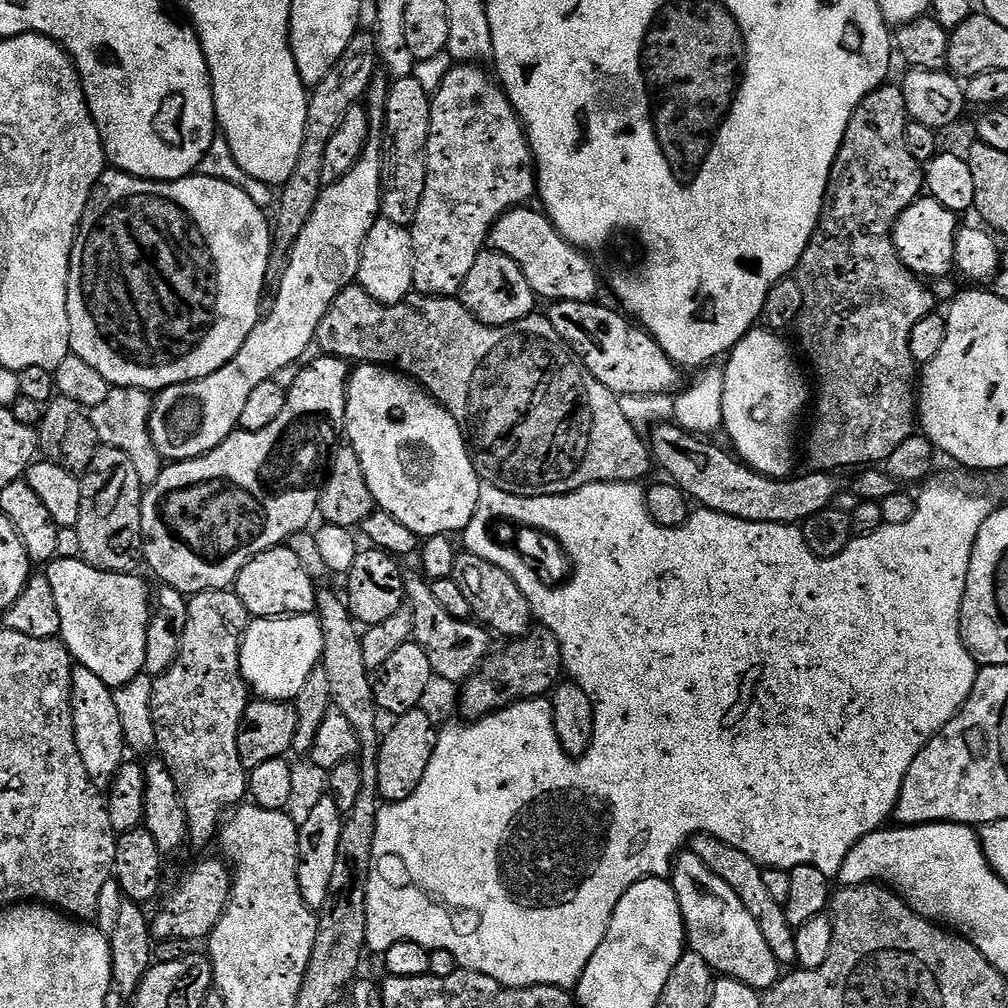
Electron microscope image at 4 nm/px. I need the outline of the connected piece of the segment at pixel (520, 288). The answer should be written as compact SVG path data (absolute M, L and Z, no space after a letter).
M485 250L478 254L474 266L470 266L470 274L466 274L466 282L462 282L458 299L461 304L478 318L480 324L501 328L507 324L518 322L522 318L533 315L537 311L538 297L536 291L526 282L526 274L514 262L514 258L506 258L506 254Z

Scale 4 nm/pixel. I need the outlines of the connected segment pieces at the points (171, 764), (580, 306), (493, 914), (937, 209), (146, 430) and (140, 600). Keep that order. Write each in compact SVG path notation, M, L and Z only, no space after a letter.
M235 591L196 593L188 601L186 634L182 634L178 658L170 670L152 681L155 747L160 750L159 759L166 762L174 782L178 782L178 794L184 803L188 835L193 845L208 844L211 840L213 843L222 817L248 796L249 769L244 768L242 758L238 758L238 730L250 699L250 689L240 669L240 641L244 639L244 630L249 623L248 612Z
M558 300L549 303L547 308L546 315L554 330L562 334L564 341L584 361L590 374L594 374L594 378L598 378L598 382L614 395L621 398L663 396L671 393L671 388L681 387L681 369L662 350L659 342L627 315L603 308L600 302Z
M940 480L937 484L932 483L925 483L919 489L921 492L918 492L916 496L914 518L910 518L910 522L902 522L902 526L884 524L870 534L857 535L846 546L846 550L842 550L842 554L825 560L812 553L803 531L794 524L746 522L742 518L734 518L721 512L715 512L712 508L697 507L688 517L687 523L681 525L680 528L663 528L656 524L648 513L648 498L645 489L643 487L640 489L639 483L591 484L565 496L516 496L512 492L485 483L480 489L480 505L477 506L474 518L462 533L463 547L467 551L478 554L478 558L486 558L486 562L494 562L494 566L506 570L506 574L510 574L510 578L514 578L514 582L518 582L518 590L522 590L522 594L526 594L526 602L530 602L533 617L543 627L553 632L561 644L563 671L568 676L572 675L569 677L578 682L592 700L594 722L596 723L594 738L586 755L579 758L570 756L554 730L551 707L528 708L532 706L521 706L519 703L498 709L488 716L473 719L471 722L452 724L449 728L441 727L438 746L434 746L434 758L430 758L426 778L422 778L418 790L414 790L414 794L410 794L410 798L397 804L385 803L376 819L374 856L370 866L370 882L366 886L367 951L382 954L386 950L390 950L390 946L394 946L394 942L409 940L410 942L418 942L429 950L438 948L450 950L450 954L454 954L456 963L461 969L486 974L490 978L494 978L494 982L502 982L502 986L507 988L533 988L536 984L545 984L546 986L558 986L572 990L579 984L590 958L594 958L594 950L598 950L598 946L602 946L602 938L606 938L610 918L614 914L618 902L622 902L622 894L626 894L626 890L630 890L630 886L634 886L651 876L671 877L676 857L680 855L682 849L694 836L701 834L713 836L715 840L721 840L738 850L742 850L754 863L764 868L791 870L809 864L822 870L822 874L826 874L829 878L839 877L842 862L846 862L846 854L850 854L850 850L854 850L856 843L864 836L869 836L871 832L879 832L889 823L890 817L895 813L898 798L902 794L902 782L906 778L906 770L910 770L910 762L914 762L914 758L918 758L921 750L959 714L974 690L978 665L975 658L968 652L968 647L964 645L964 639L960 637L960 611L962 610L962 598L966 590L966 578L970 570L974 542L978 538L978 530L982 530L982 522L986 522L986 518L990 518L990 514L994 511L994 503L992 504L991 498L986 493L967 492L966 489L959 488L958 485L951 484L948 480Z
M931 198L915 200L898 218L892 228L892 241L898 258L921 278L944 278L953 271L956 262L957 213L946 210L942 202Z
M113 387L106 400L90 412L101 445L122 450L134 462L134 470L138 470L138 478L145 486L154 483L162 467L162 457L150 438L152 402L153 397L142 388Z
M57 558L51 561L51 563L47 565L46 575L47 575L48 581L50 582L50 590L54 590L54 603L58 605L58 618L60 619L59 639L62 641L62 643L64 643L66 647L68 647L68 653L72 655L73 661L75 661L75 663L79 665L79 667L81 668L85 668L86 670L94 670L94 674L98 674L98 678L102 678L102 682L106 682L109 688L113 690L122 687L124 684L130 683L133 678L143 673L144 663L146 662L146 634L148 633L148 621L152 619L152 609L154 607L154 604L153 604L153 601L150 599L150 592L148 596L147 586L144 585L143 582L140 581L138 577L136 577L136 574L129 574L127 572L103 572L102 570L98 570L94 566L90 566L88 563L86 563L86 561L83 560L83 558L77 558L75 560L62 560L62 559Z

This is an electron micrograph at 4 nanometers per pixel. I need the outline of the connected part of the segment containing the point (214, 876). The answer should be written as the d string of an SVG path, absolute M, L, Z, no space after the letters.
M223 859L220 860L202 861L193 872L181 878L180 885L168 897L163 897L164 905L157 910L156 916L154 912L150 920L153 941L207 941L214 926L218 926L224 907L228 904L228 897L232 894L233 869Z

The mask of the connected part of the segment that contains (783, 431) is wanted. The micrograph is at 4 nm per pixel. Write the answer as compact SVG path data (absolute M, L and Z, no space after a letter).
M757 326L747 332L733 347L723 365L725 389L722 397L722 432L728 435L735 455L755 472L772 476L776 480L786 480L793 475L792 447L796 444L796 427L804 407L810 404L810 384L804 381L804 372L798 361L792 357L792 348L784 341L783 335L767 327Z

